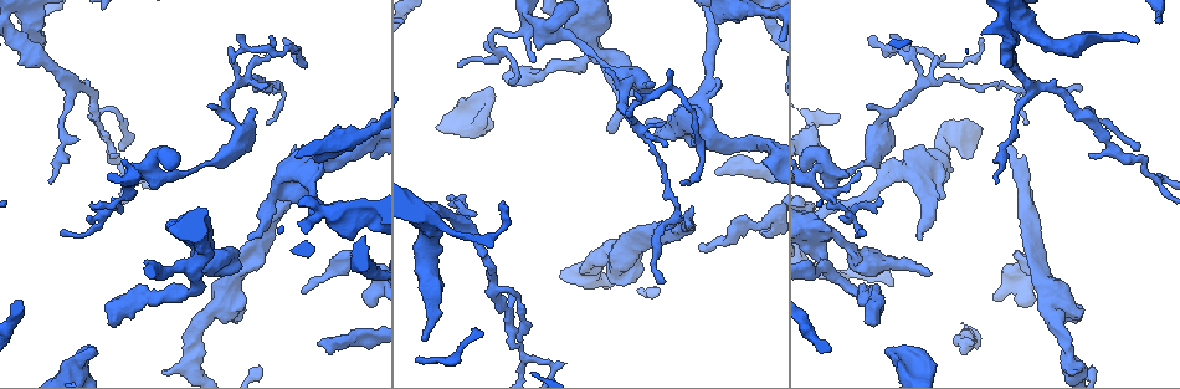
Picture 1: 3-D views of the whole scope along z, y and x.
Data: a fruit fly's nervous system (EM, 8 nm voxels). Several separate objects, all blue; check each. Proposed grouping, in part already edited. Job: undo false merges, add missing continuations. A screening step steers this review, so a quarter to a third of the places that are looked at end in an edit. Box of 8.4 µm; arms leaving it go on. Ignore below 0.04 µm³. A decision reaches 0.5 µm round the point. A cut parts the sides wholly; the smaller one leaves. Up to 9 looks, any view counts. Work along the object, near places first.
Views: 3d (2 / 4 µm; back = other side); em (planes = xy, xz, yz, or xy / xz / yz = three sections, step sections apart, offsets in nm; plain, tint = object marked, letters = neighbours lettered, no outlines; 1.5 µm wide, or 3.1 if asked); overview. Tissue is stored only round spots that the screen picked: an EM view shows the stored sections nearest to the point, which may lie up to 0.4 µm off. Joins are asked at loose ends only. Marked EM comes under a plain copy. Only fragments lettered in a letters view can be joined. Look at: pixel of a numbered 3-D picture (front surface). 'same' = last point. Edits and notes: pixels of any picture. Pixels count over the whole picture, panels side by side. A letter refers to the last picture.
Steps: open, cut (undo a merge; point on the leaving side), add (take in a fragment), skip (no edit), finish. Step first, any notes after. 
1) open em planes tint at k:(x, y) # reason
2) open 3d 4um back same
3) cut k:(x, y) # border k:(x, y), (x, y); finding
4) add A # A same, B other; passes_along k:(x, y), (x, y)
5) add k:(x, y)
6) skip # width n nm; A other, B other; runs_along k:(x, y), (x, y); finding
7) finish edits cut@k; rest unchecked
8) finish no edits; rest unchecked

open 3d 2um at 1:(701, 249) # thin end

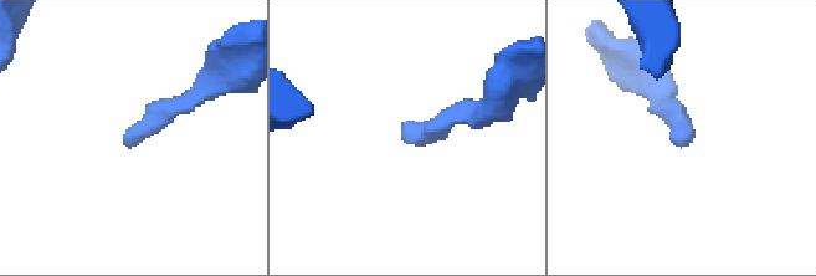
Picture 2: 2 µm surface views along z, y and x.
open em planes letters at 2:(693, 136)

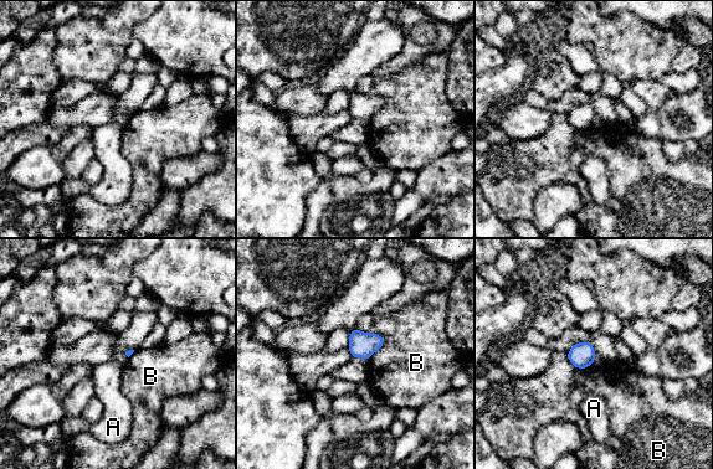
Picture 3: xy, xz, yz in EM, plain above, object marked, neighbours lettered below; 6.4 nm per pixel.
skip # A other, B other; border 3:(355, 329), (384, 339), (369, 359); none of them fits

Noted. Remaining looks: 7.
open em planes letters at 1:(979, 39) # thin end

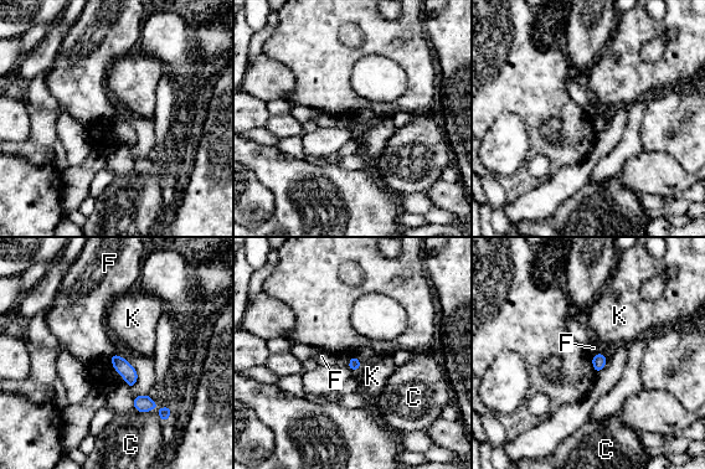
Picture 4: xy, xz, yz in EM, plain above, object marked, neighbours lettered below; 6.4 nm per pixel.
skip # C other, F other, K other; border 4:(351, 356), (346, 365); none of them fits

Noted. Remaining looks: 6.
open em xy step 8 tint at 1:(112, 199) # free end

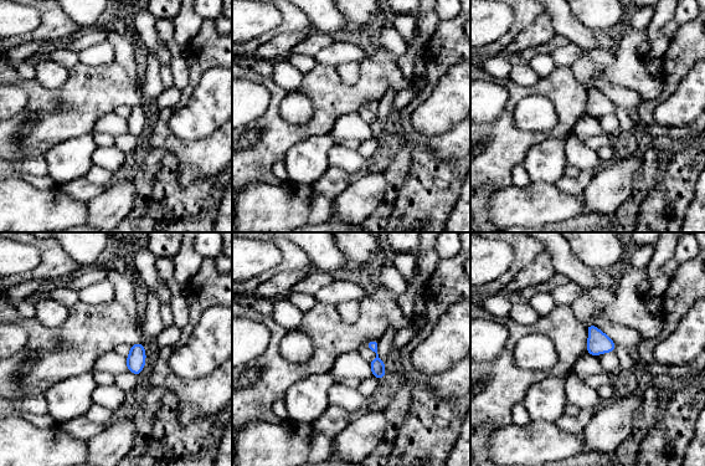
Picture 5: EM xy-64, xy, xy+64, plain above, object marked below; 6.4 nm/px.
open em planes letters same # another direction

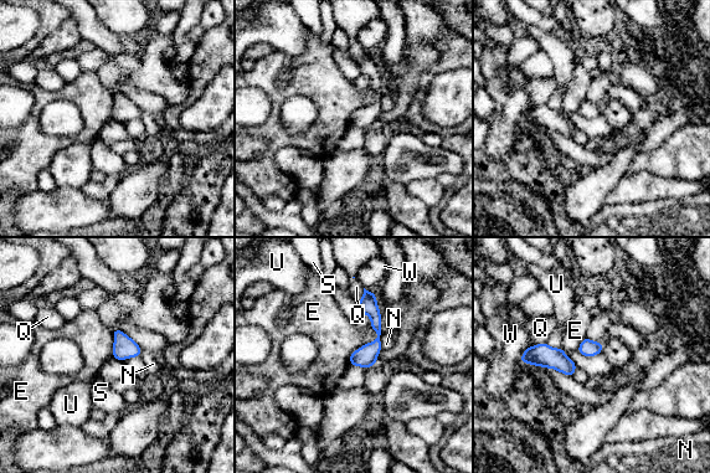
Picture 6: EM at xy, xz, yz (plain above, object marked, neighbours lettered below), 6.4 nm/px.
skip # E other, N other, Q other, S other, U other, W other; no lettered fragment goes on from it

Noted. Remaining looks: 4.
open 3d 4um at 1:(208, 104) # an open end

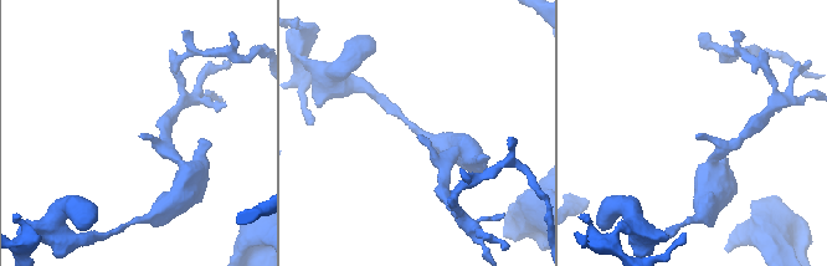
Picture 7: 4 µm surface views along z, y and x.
open em planes letters at 7:(417, 135) # now the EM

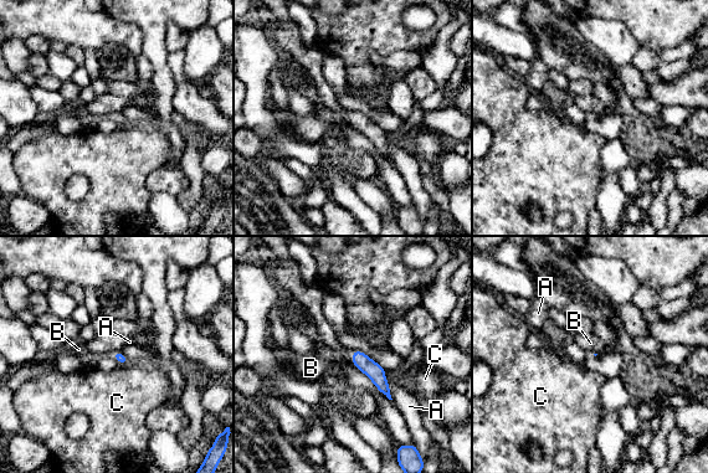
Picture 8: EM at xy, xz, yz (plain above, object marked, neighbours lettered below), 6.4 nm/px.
skip # A other, B other, C other; runs_along 8:(355, 354), (378, 376), (386, 391); no lettered fragment goes on from it

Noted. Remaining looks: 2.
finish no edits; rest unchecked

